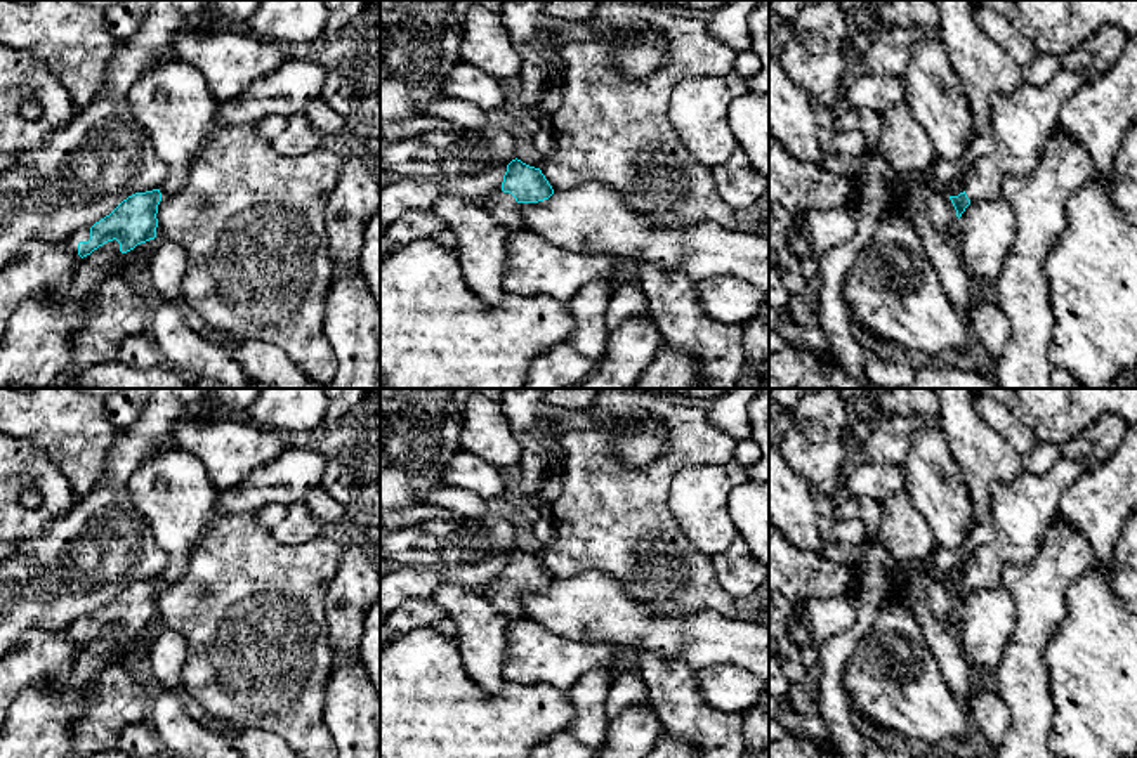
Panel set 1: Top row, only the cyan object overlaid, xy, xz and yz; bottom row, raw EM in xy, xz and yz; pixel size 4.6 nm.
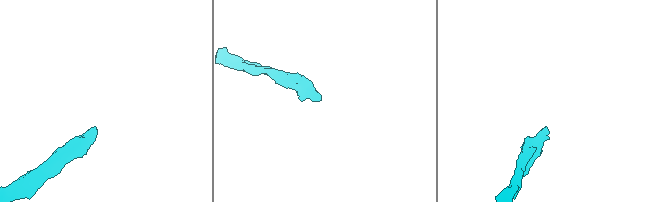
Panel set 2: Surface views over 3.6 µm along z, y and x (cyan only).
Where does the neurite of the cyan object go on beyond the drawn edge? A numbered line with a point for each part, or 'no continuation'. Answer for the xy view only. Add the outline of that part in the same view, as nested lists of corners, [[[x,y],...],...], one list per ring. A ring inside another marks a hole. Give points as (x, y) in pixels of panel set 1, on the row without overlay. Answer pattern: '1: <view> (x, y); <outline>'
1: xy (84, 623); [[[83,616],[83,618],[73,621],[68,626],[66,633],[68,633],[69,640],[78,642],[78,631],[89,630],[89,628],[90,628],[90,616]]]

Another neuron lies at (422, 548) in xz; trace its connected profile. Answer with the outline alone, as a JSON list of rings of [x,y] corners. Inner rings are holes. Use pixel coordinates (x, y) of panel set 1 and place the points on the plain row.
[[[417,505],[380,515],[380,623],[410,600],[430,602],[444,585],[470,586],[477,591],[496,588],[507,553],[516,548],[516,529],[500,515],[458,519],[448,510]]]

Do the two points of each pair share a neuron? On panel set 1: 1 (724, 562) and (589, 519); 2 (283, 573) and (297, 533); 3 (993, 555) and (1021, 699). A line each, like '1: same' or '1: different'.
1: different
2: different
3: different

